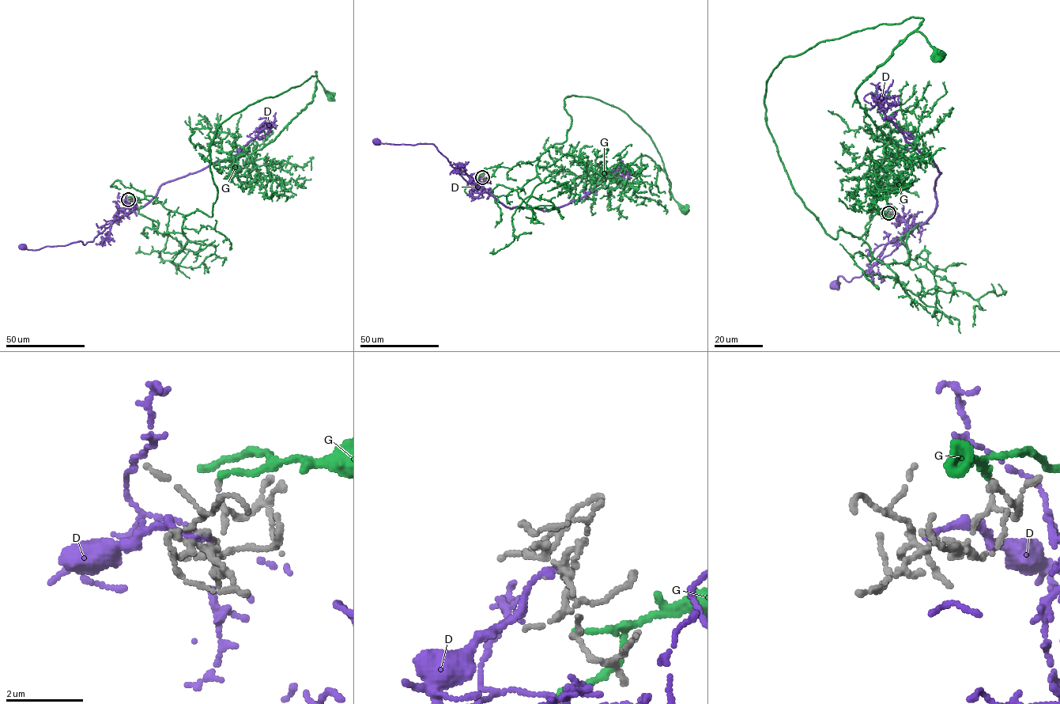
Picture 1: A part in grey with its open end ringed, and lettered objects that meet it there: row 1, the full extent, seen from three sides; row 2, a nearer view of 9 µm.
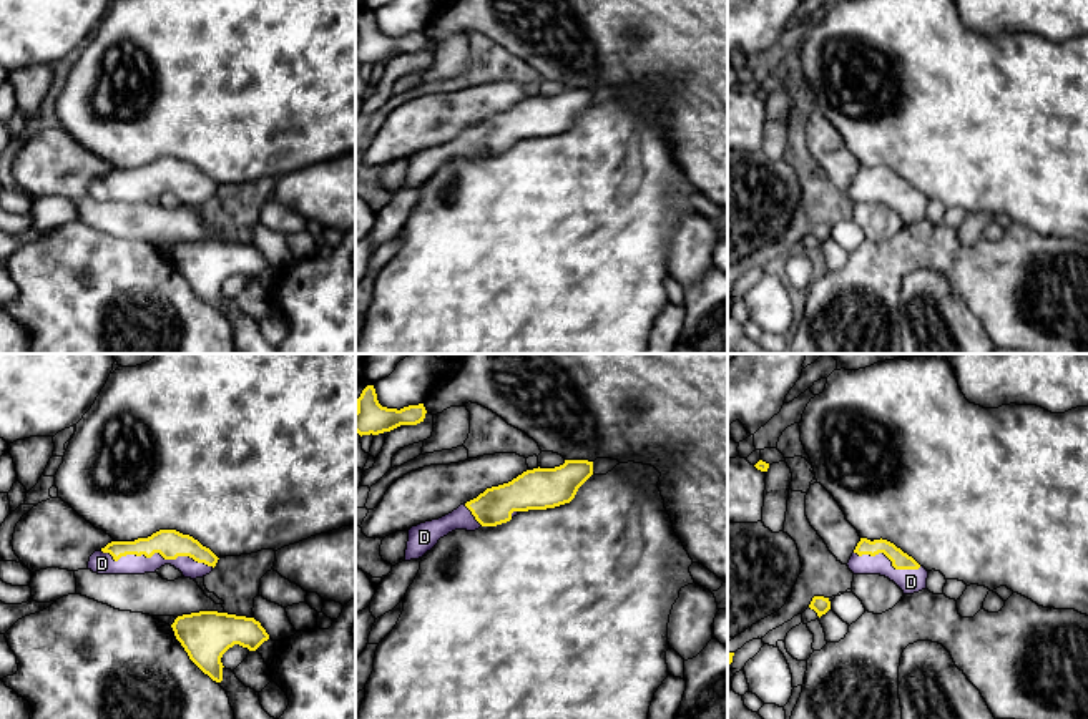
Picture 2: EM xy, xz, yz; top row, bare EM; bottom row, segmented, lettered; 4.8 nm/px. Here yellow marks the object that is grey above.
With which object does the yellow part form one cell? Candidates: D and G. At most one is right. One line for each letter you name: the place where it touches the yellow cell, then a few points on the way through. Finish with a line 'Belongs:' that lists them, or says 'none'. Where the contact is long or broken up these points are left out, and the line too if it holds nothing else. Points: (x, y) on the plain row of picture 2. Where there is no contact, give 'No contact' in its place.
D: Touches yellow at xy (158, 180)
Belongs: D

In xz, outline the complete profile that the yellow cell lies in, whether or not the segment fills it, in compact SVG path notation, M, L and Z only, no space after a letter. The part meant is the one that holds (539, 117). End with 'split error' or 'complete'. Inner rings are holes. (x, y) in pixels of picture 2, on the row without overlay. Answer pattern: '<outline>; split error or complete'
M565 88L555 96L527 98L508 111L487 116L452 141L409 158L405 189L419 188L455 158L475 159L510 149L520 139L570 131L593 103L593 90Z; split error

